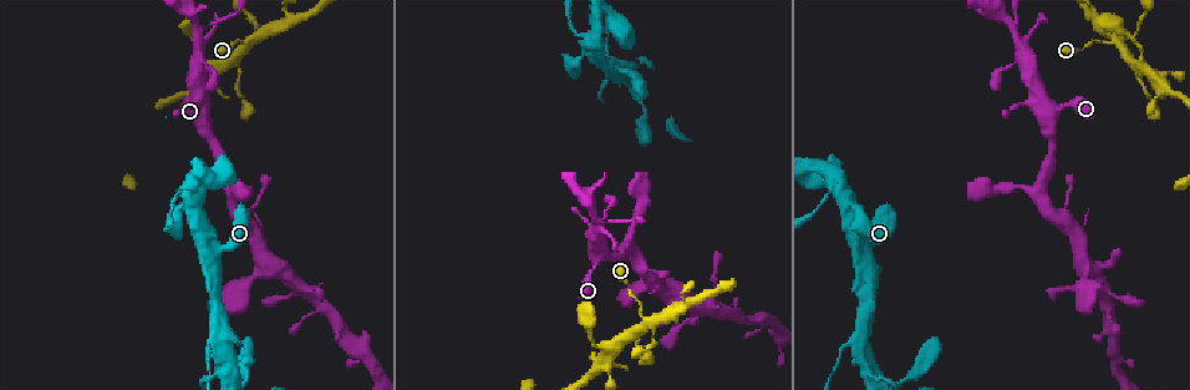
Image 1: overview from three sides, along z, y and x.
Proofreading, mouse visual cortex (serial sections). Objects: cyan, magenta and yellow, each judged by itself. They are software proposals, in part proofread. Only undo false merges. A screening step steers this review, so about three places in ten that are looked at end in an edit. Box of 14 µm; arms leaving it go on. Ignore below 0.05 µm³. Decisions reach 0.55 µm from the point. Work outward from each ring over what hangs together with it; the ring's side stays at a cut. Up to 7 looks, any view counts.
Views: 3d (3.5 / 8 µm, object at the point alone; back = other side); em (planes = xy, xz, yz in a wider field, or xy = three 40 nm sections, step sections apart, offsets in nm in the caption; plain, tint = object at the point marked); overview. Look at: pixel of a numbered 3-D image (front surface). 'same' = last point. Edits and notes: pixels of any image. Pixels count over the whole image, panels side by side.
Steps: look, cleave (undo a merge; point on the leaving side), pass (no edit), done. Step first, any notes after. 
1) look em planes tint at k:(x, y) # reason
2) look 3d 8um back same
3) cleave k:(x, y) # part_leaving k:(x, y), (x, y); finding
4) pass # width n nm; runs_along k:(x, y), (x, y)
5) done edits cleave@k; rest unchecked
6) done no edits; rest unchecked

look 3d 3.5um back at 1:(1051, 112) # branch point

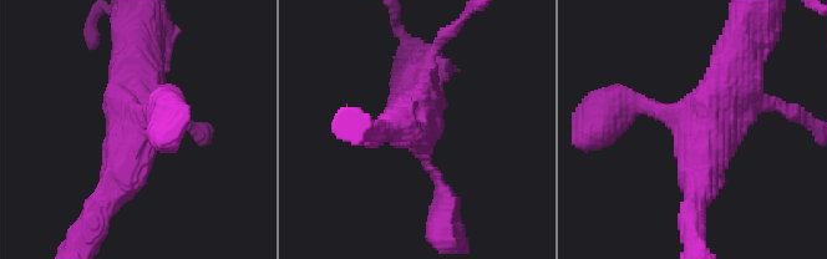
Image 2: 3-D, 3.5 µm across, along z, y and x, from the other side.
look em xy step 1 tint at 2:(692, 128) # need the tissue

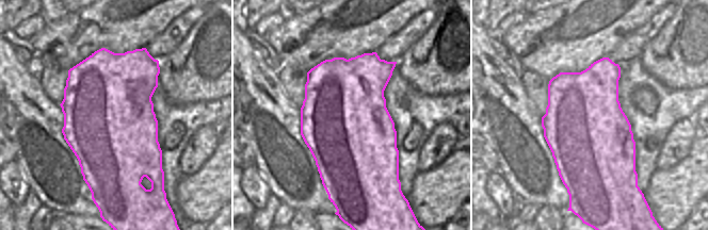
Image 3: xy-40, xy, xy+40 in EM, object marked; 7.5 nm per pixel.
pass # arms 3; runs_along 2:(624, 107), (691, 130), (694, 202); one cell here

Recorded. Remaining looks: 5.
look 3d 3.5um back at 1:(644, 323) # small branch off a trunk

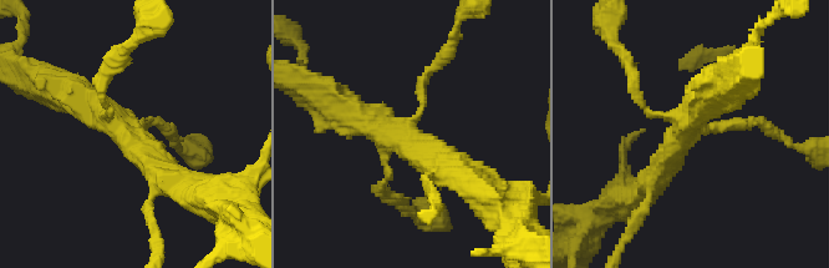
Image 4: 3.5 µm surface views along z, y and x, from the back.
look em xy step 2 plain at 4:(129, 129) # need the tissue

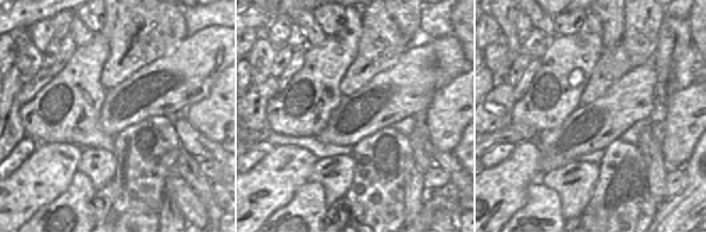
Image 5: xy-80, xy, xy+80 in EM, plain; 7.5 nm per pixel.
look em xy step 2 tint same # where the object lies

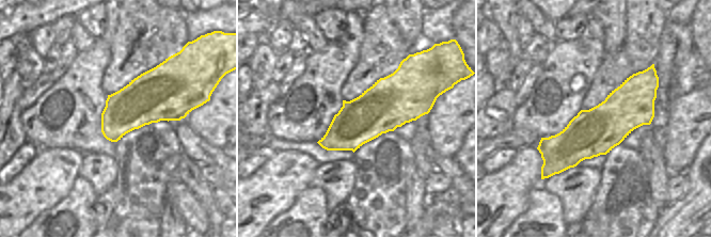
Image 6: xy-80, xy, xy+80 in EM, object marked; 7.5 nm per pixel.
pass # width 380 nm; runs_along 4:(762, 124), (692, 127), (651, 181); continuous, no second cell

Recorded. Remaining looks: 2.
look 3d 3.5um at 1:(293, 288) # abrupt turn

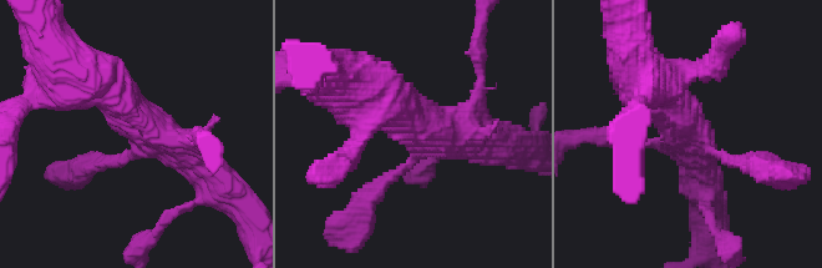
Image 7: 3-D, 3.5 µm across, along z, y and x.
look em xy step 2 tint at 7:(421, 142) # now the EM

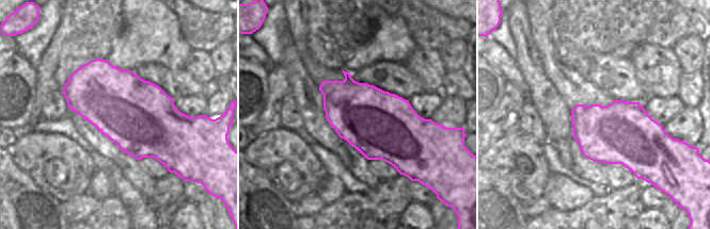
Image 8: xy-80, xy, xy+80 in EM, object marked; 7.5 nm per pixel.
pass # width 500 nm; runs_along 7:(89, 79), (177, 141), (214, 178); continuous, no second cell

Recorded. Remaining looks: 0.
done no edits; rest unchecked

